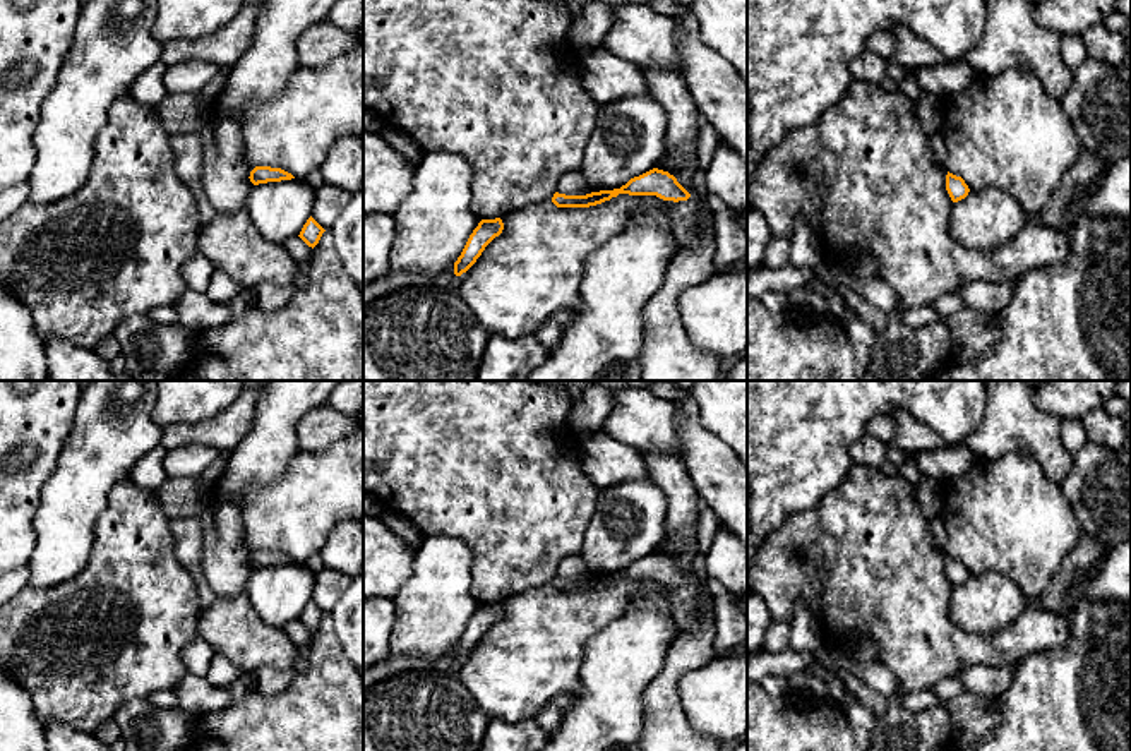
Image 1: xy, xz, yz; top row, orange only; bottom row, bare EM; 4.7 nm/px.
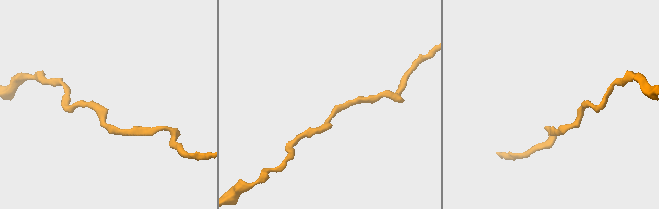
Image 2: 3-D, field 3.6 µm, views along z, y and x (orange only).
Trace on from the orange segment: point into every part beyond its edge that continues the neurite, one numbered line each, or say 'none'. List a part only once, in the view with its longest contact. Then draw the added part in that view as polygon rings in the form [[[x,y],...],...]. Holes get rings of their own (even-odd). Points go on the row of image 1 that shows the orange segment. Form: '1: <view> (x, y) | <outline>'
none

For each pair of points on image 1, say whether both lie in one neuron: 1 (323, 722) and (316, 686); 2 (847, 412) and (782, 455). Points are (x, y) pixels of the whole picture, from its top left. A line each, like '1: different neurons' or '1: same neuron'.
1: same neuron
2: same neuron

